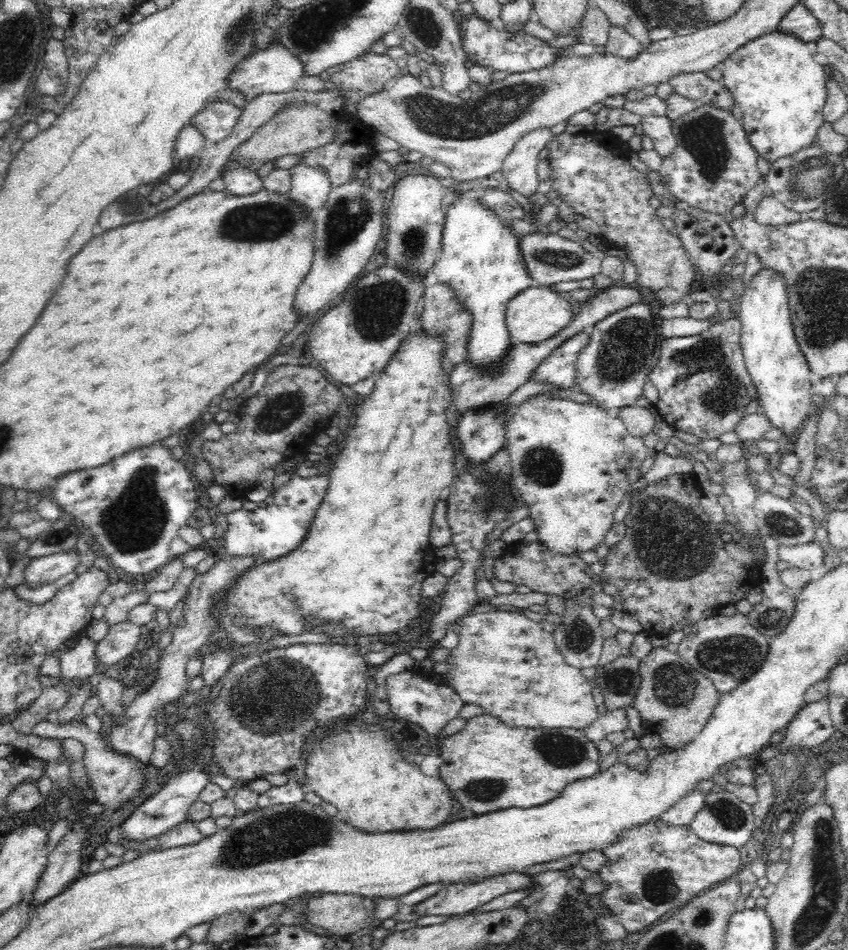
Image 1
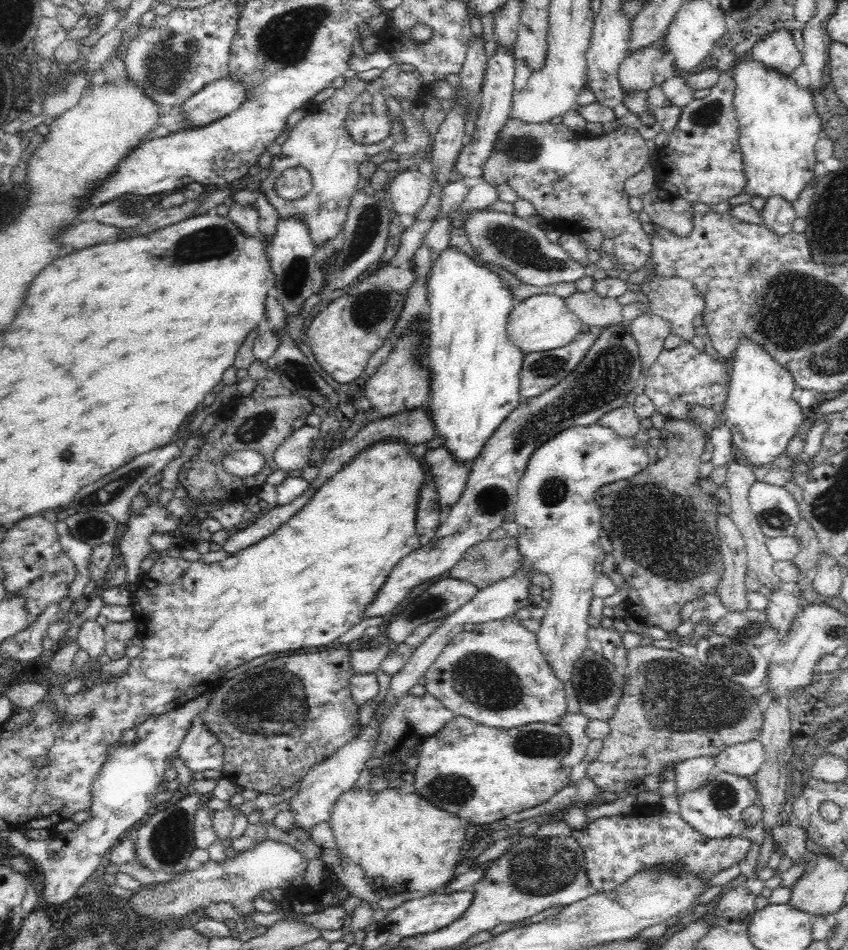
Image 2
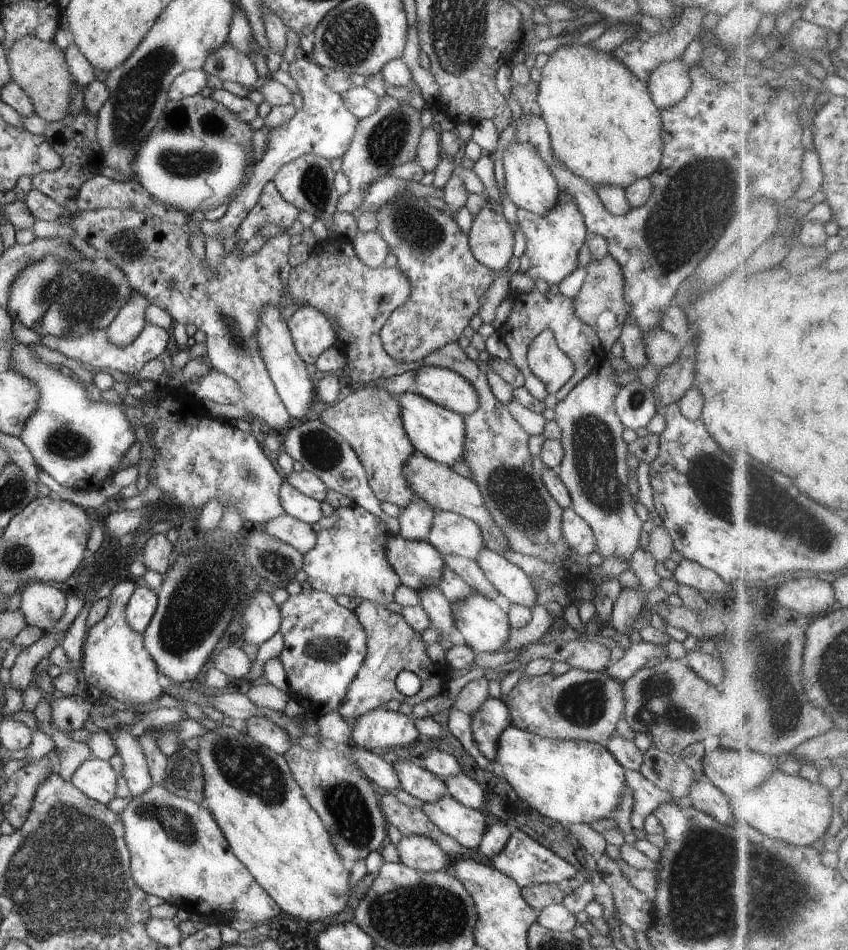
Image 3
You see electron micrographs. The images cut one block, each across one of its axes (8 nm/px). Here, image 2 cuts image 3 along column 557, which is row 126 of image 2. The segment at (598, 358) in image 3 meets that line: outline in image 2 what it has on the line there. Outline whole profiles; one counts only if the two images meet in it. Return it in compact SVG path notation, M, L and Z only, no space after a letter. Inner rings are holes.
M359 77L346 79L346 84L338 88L332 98L316 106L314 112L306 113L289 132L287 140L281 146L281 152L275 153L271 158L271 171L264 180L261 180L259 189L266 195L268 202L277 210L279 220L286 218L299 218L310 229L310 238L314 246L320 246L326 240L332 240L340 232L342 224L347 218L352 202L352 196L357 191L356 184L360 178L358 166L372 156L389 150L398 140L400 128L396 117L388 111L393 130L388 138L376 144L358 144L352 140L345 128L348 108L356 98L370 86L370 82ZM302 166L310 171L313 187L308 194L298 200L280 198L275 191L276 179L284 170Z

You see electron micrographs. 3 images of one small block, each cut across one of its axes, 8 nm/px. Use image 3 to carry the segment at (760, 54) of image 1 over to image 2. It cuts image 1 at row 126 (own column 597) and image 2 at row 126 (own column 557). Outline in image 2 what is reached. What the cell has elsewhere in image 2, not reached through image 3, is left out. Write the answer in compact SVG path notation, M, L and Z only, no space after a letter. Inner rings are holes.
M749 55L736 58L730 71L737 87L733 106L743 154L743 192L764 200L779 196L793 203L814 177L817 163L814 144L818 142L823 122L814 105L812 92L798 88L790 76L758 64Z

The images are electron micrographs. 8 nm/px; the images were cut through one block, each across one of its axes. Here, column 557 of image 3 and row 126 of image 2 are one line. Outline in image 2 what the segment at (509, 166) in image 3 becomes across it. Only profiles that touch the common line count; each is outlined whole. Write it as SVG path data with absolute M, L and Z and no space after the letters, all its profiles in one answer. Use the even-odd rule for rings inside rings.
M229 76L208 84L203 90L194 94L192 98L184 101L182 112L185 127L182 127L181 130L192 130L192 128L208 126L212 122L228 116L245 101L246 90L248 89L242 83L238 83L238 80L232 80Z

